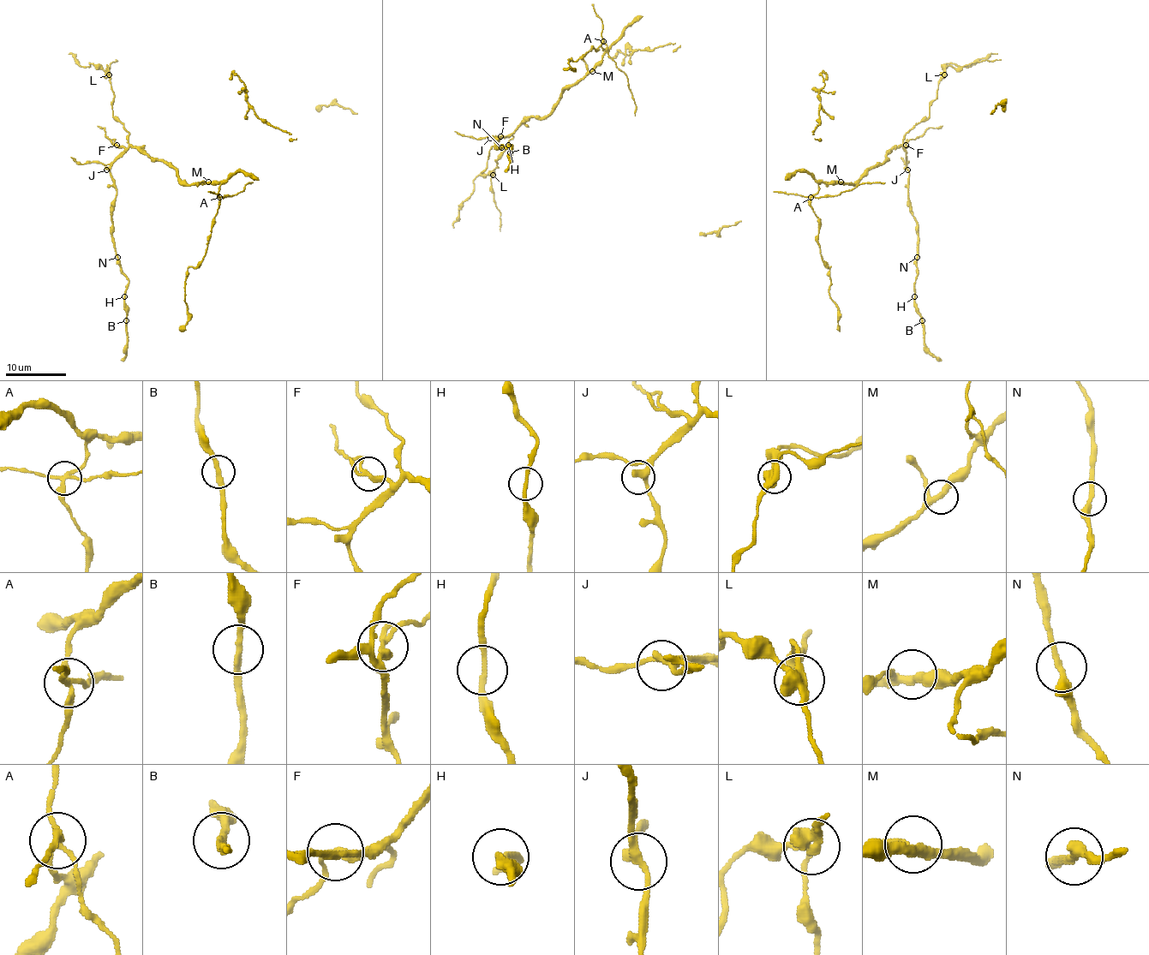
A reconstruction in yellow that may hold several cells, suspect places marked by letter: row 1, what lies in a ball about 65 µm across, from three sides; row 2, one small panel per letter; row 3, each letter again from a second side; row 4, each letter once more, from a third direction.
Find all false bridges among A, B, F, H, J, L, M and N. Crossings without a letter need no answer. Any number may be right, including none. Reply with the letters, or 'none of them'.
A, F, L

